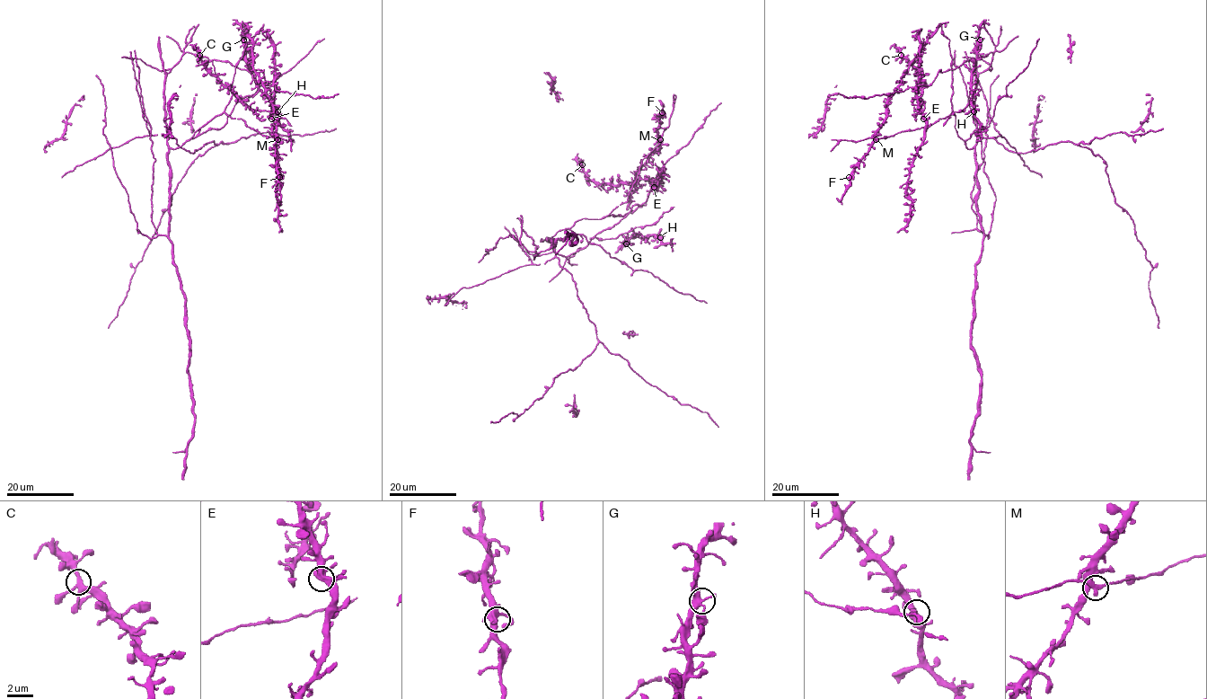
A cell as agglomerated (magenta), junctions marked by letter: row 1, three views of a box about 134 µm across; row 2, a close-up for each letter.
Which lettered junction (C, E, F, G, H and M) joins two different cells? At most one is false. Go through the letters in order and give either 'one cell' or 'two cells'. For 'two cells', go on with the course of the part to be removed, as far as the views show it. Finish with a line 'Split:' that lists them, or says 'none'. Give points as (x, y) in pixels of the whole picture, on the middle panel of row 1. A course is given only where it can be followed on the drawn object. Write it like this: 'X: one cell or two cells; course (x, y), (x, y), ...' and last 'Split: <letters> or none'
C: one cell
E: one cell
F: one cell
G: one cell
H: one cell
M: one cell
Split: none

